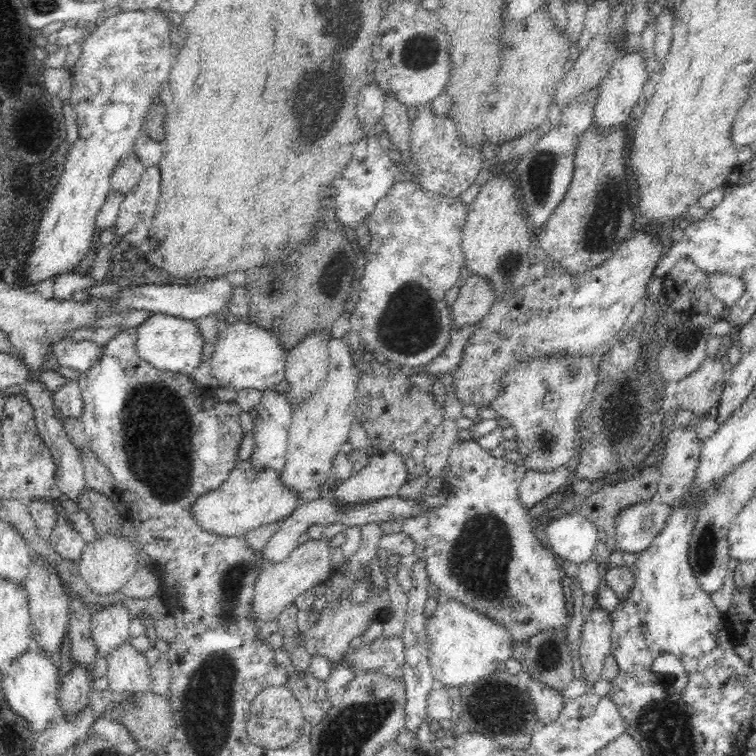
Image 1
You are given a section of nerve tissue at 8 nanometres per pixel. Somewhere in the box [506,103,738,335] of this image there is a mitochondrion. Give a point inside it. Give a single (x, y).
(605, 223)

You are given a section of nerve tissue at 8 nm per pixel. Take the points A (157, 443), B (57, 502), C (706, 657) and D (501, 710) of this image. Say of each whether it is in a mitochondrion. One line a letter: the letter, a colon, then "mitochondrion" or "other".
A: mitochondrion
B: other
C: other
D: mitochondrion

